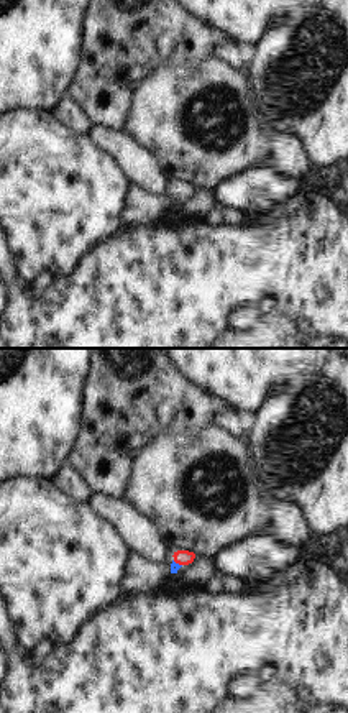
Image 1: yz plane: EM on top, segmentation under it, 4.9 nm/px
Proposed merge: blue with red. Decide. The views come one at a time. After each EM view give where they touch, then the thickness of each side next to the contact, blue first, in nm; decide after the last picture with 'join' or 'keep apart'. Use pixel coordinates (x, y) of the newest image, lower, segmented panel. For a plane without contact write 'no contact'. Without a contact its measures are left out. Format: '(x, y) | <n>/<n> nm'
(178, 564) | 50/80 nm

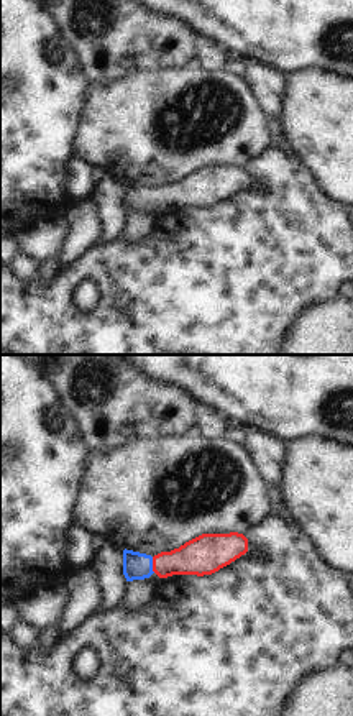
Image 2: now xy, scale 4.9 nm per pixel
(151, 565) | 130/190 nm

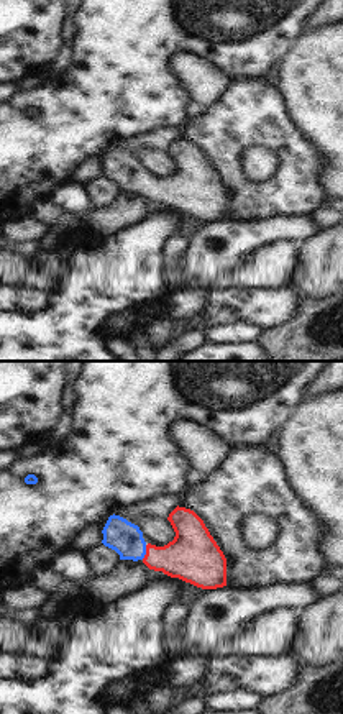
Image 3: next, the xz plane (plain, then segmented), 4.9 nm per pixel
(145, 552) | 160/260 nm

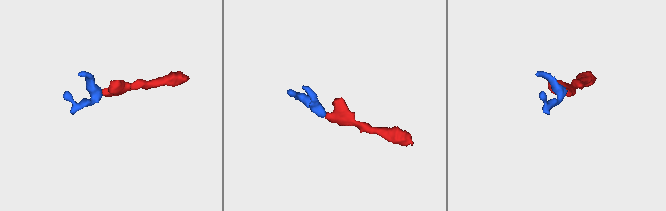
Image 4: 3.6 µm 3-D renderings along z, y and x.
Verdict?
join

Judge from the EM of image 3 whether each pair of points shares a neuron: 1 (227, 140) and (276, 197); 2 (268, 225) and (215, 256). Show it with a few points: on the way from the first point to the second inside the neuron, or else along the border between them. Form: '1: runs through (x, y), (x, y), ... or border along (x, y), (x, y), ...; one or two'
1: runs through (227, 160), (227, 169), (256, 197); one
2: runs through (255, 233), (233, 240), (228, 245); one

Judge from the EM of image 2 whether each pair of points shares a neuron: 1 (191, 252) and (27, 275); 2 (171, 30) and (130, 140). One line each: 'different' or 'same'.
1: different
2: different

